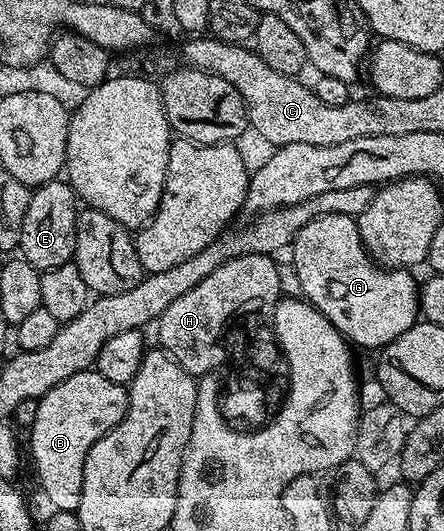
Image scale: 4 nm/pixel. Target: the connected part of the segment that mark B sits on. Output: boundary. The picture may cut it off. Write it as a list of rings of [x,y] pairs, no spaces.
[[[95,370],[79,372],[72,378],[66,378],[58,386],[51,388],[45,396],[41,396],[38,414],[30,427],[32,433],[32,464],[36,467],[36,480],[44,491],[44,496],[58,512],[75,512],[82,502],[82,470],[86,466],[86,454],[90,454],[90,446],[105,436],[128,412],[127,387],[118,382],[110,382],[110,378],[102,378]]]

